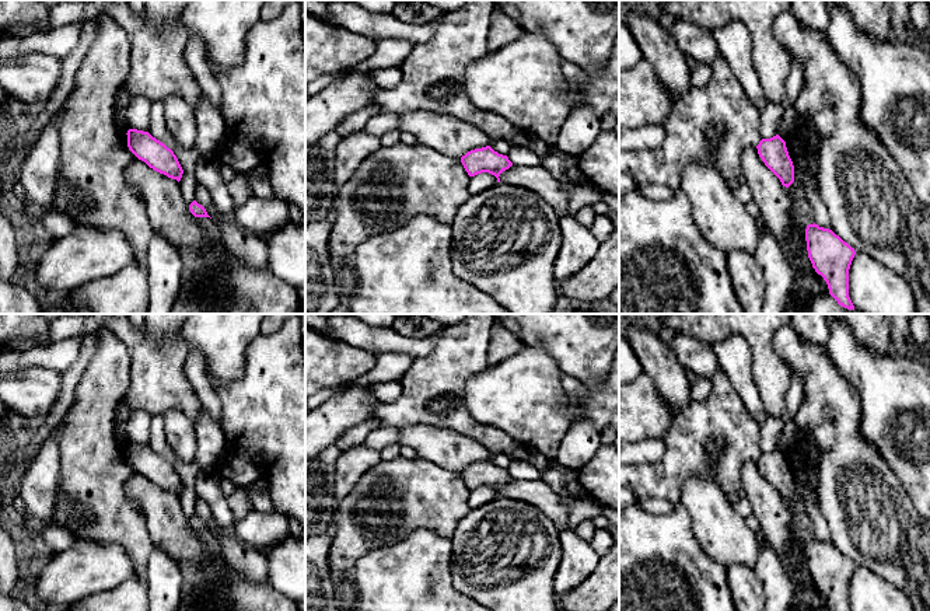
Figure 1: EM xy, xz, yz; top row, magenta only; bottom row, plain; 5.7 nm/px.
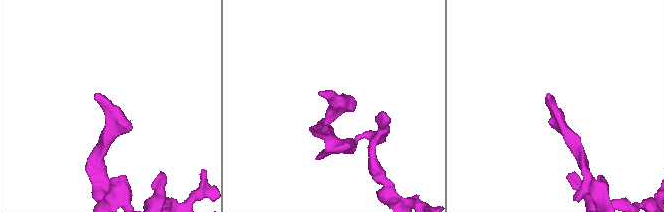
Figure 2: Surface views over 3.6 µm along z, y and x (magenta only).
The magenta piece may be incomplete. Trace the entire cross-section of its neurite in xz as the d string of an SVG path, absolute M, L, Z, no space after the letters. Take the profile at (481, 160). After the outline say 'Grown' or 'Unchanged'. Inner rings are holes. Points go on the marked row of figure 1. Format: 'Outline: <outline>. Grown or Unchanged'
Outline: M490 146L468 151L461 157L461 163L469 177L489 172L497 178L497 182L500 174L513 165L507 156L499 154Z. Unchanged

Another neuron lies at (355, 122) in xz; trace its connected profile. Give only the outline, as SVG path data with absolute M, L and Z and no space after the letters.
M367 105L366 108L357 111L356 114L349 115L343 122L340 122L336 126L336 132L343 137L347 136L350 133L356 133L363 130L364 125L367 123L367 121L375 115L378 115L381 111L380 107L377 105Z

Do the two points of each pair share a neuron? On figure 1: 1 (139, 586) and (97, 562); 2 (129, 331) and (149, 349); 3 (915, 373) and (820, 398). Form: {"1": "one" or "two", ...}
{"1": "two", "2": "two", "3": "two"}

